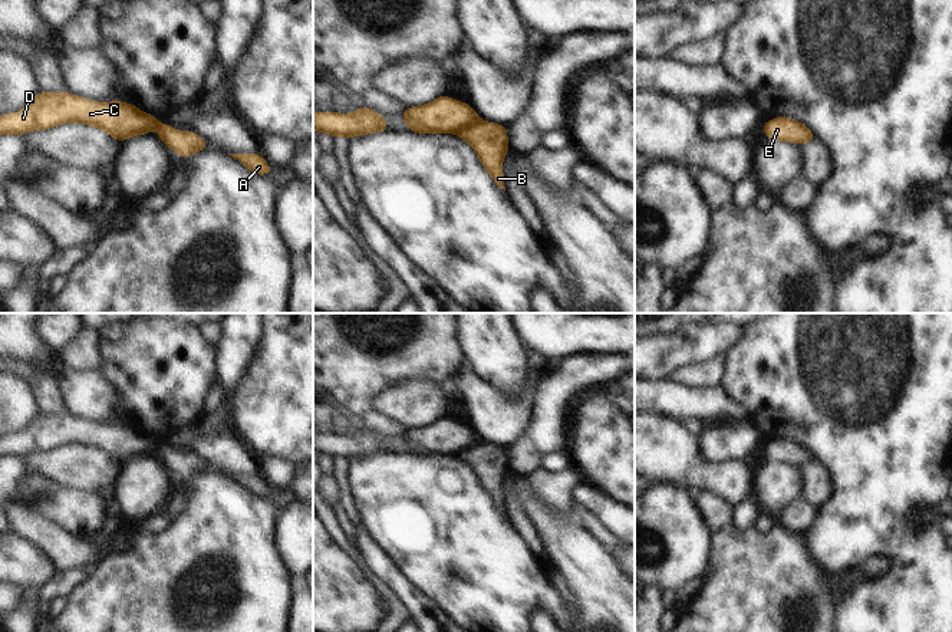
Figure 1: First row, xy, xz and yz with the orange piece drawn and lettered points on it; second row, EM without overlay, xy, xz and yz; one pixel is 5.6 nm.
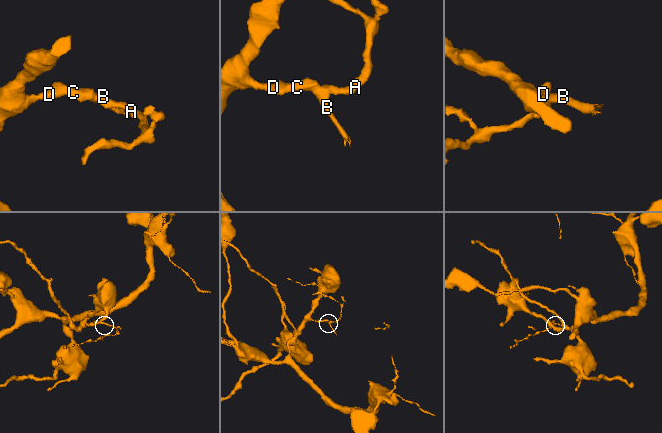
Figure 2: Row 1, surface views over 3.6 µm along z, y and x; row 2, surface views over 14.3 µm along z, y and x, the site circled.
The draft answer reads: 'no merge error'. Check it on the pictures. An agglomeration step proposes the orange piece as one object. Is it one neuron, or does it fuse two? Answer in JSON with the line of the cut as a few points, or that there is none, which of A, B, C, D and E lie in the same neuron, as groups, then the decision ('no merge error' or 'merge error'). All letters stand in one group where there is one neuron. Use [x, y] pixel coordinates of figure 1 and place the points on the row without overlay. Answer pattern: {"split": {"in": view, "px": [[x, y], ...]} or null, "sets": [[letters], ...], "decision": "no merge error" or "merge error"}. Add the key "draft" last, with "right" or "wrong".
{"split": {"in": "xz", "px": [[480, 441], [455, 454]]}, "sets": [["A", "B", "E"], ["C", "D"]], "decision": "merge error", "draft": "wrong"}

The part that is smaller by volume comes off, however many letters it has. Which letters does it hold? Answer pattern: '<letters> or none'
A, B, E

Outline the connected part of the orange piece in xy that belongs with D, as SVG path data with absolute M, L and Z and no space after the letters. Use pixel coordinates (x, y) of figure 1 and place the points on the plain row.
M39 414L26 431L0 437L0 458L6 455L22 458L27 452L47 452L67 444L99 450L122 464L131 458L149 455L158 441L121 422L93 424L69 414Z

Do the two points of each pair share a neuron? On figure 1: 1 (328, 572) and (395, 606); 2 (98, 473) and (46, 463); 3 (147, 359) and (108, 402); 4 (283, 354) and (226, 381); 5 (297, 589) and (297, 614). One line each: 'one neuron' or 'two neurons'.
1: two neurons
2: one neuron
3: two neurons
4: two neurons
5: one neuron

